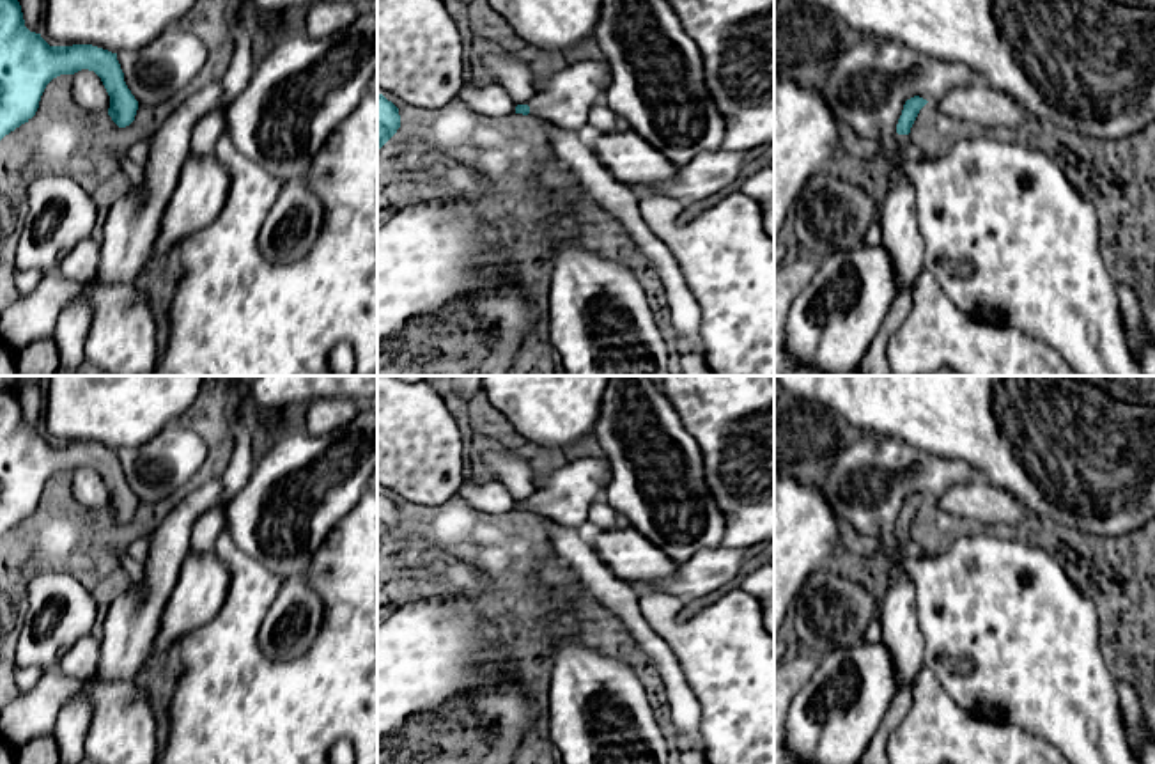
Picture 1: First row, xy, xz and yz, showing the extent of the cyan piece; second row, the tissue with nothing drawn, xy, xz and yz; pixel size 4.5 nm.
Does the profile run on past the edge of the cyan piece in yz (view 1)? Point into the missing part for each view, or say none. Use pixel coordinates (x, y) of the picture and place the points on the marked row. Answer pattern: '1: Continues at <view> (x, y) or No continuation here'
1: Continues at yz (900, 233)

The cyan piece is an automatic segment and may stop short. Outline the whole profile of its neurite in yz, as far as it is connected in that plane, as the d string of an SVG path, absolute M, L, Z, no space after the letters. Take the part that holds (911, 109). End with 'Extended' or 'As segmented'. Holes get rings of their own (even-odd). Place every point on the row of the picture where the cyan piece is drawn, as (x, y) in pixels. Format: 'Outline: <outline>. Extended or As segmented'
Outline: M914 96L905 101L902 115L896 124L898 151L884 151L891 163L889 190L880 202L880 236L893 268L896 287L911 289L923 271L923 239L919 230L919 216L914 209L914 186L902 167L902 149L911 142L909 133L928 101Z. Extended

